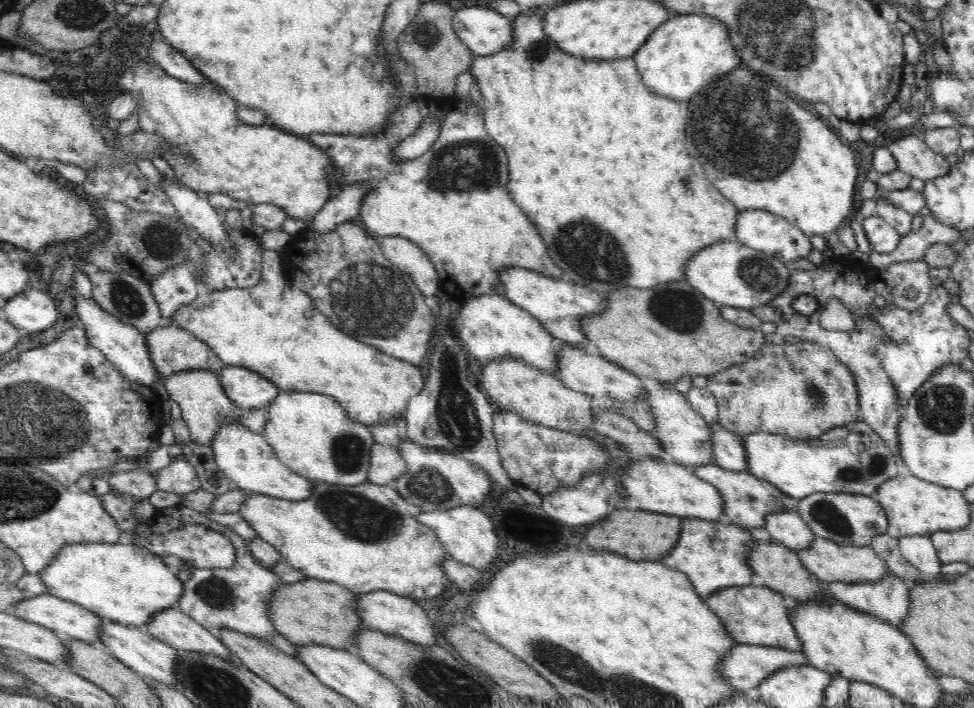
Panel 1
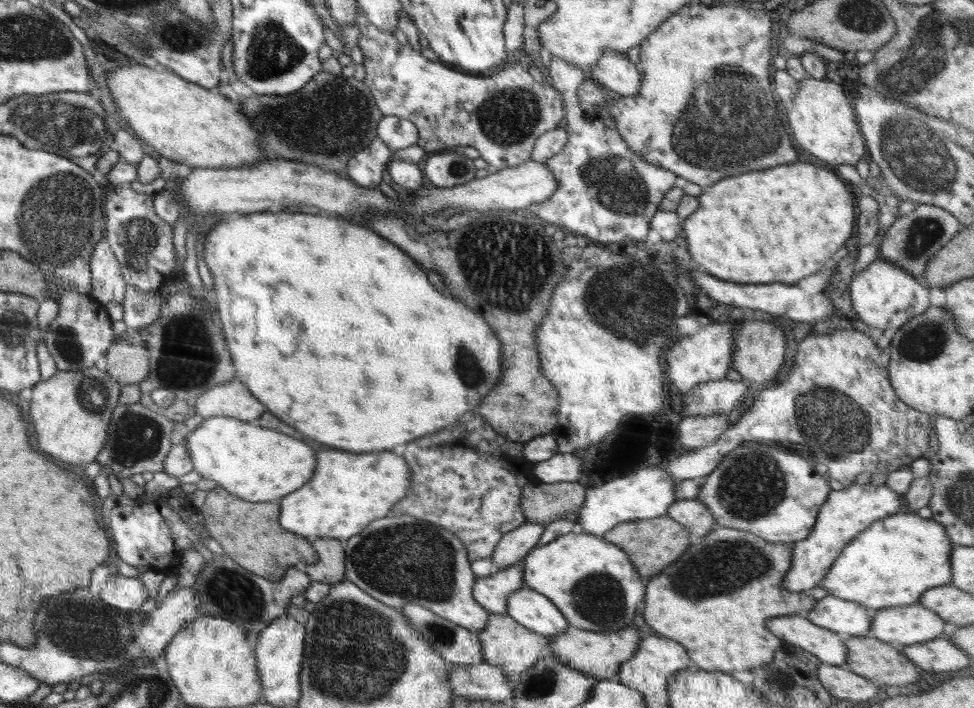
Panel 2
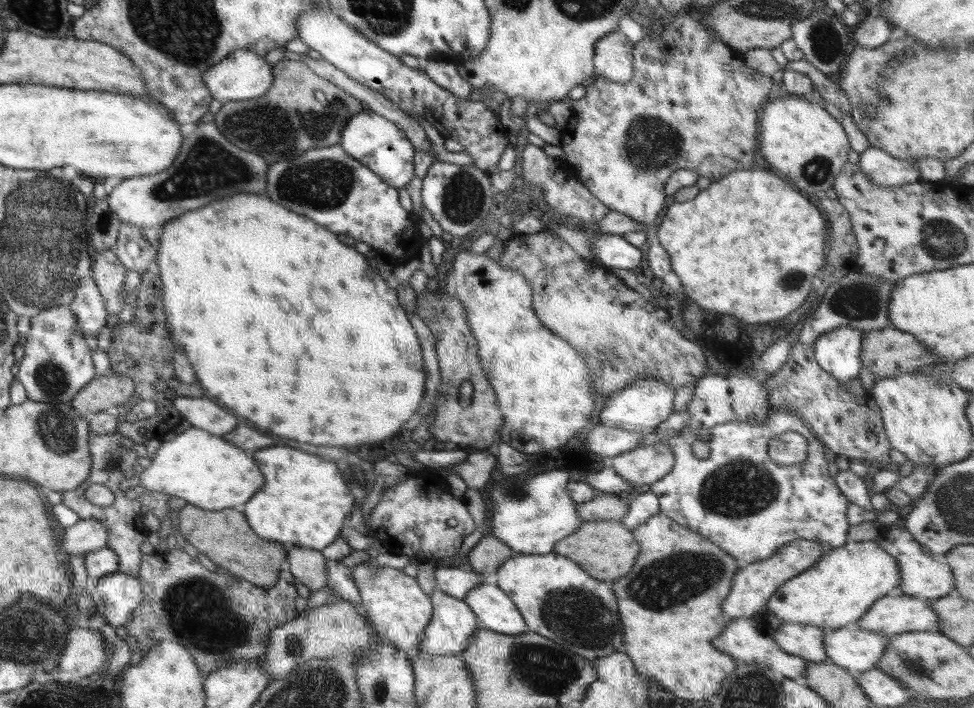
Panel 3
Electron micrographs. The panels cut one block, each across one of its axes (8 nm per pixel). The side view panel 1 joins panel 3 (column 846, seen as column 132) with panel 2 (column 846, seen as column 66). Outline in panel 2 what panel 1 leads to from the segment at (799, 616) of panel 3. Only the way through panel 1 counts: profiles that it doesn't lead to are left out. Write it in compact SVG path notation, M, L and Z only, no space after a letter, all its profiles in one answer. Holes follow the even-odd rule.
M910 511L896 513L877 520L850 541L842 549L841 556L834 561L830 572L822 579L819 586L826 589L829 595L861 604L873 613L880 609L918 603L922 593L929 588L951 584L950 556L953 547L944 524L933 518L923 519L918 513Z

